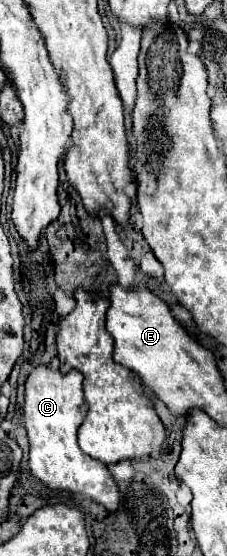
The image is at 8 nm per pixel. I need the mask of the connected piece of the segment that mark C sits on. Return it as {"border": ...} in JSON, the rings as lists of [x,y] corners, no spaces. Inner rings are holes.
{"border":[[[37,366],[27,376],[23,418],[29,434],[29,468],[31,474],[39,478],[47,488],[85,494],[111,512],[119,506],[117,484],[111,478],[107,466],[95,458],[87,458],[77,444],[77,428],[85,420],[87,412],[81,384],[83,374],[77,370],[61,374],[49,366]]]}

